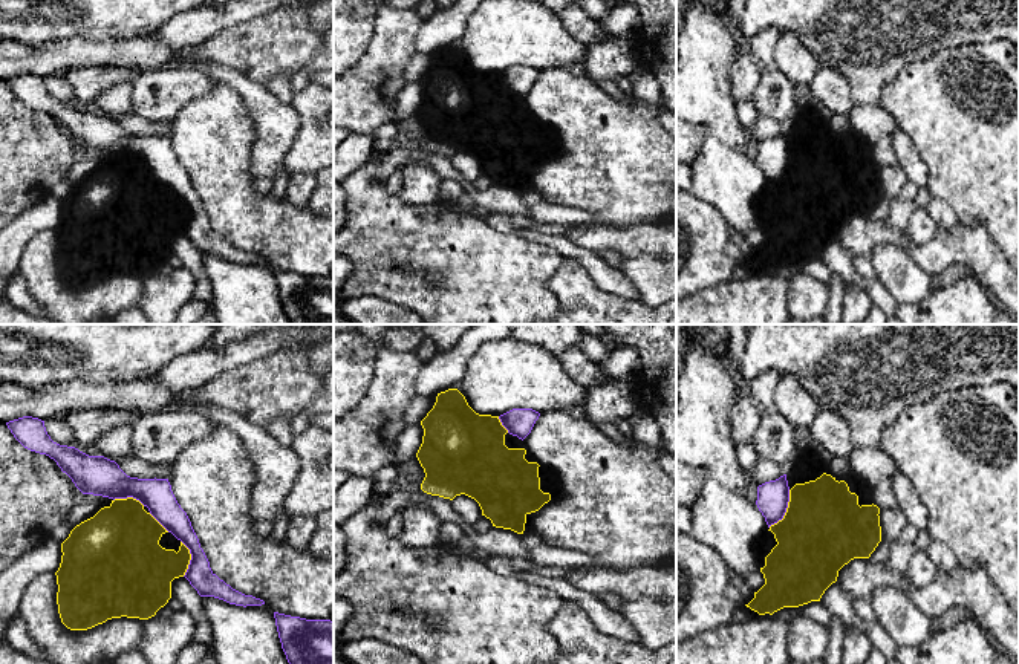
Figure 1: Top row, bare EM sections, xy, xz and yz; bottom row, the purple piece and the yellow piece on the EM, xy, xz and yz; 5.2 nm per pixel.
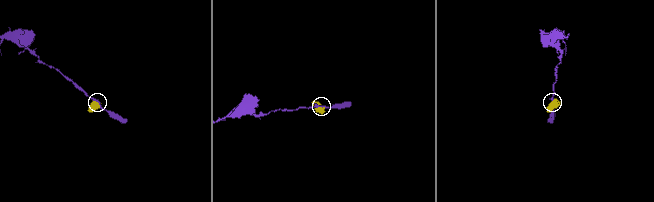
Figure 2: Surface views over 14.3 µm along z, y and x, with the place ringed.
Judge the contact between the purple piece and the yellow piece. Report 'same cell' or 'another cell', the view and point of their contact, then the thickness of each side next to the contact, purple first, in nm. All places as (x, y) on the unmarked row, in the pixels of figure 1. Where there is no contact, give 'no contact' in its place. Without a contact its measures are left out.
another cell; contact yz (785, 169); calibres 170 and 440 nm

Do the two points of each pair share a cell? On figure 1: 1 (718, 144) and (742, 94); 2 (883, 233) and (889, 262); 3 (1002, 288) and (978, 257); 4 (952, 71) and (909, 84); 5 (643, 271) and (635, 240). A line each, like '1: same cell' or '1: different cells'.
1: different cells
2: different cells
3: same cell
4: same cell
5: different cells

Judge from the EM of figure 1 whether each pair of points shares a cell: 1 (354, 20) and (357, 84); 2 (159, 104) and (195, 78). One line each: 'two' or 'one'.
1: two
2: one

